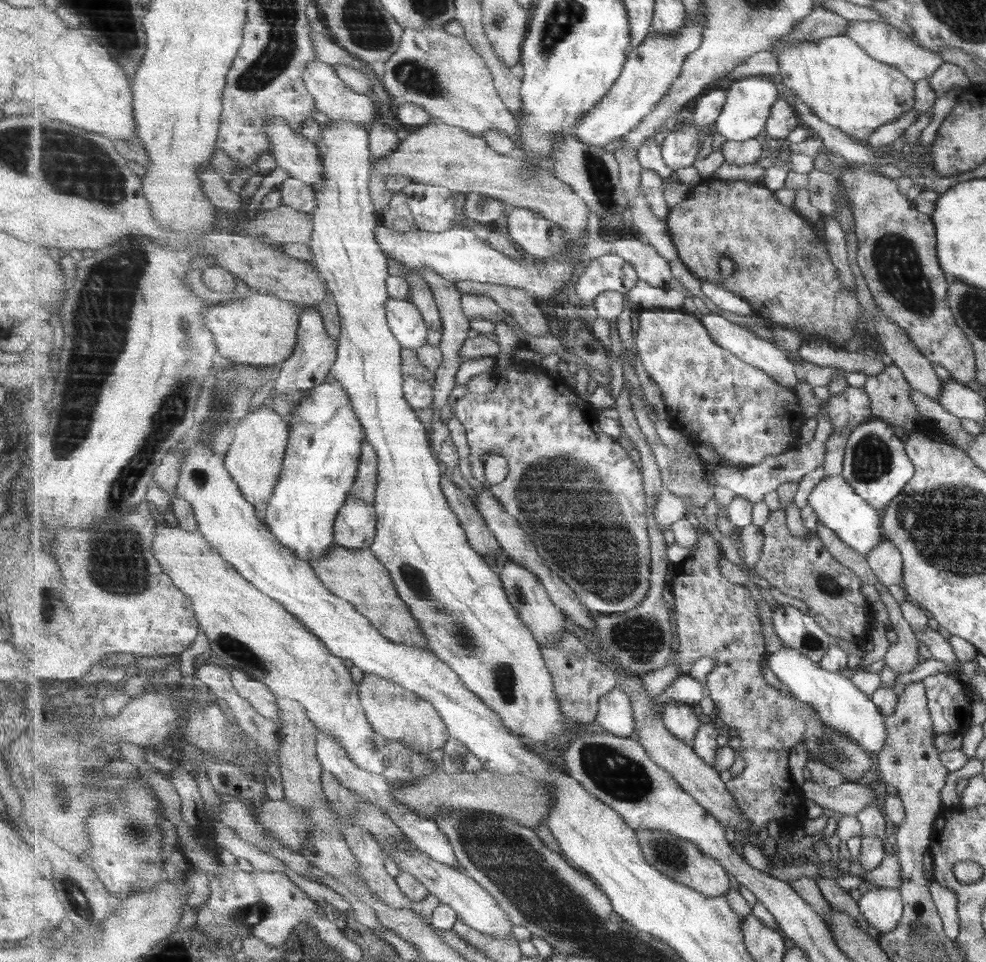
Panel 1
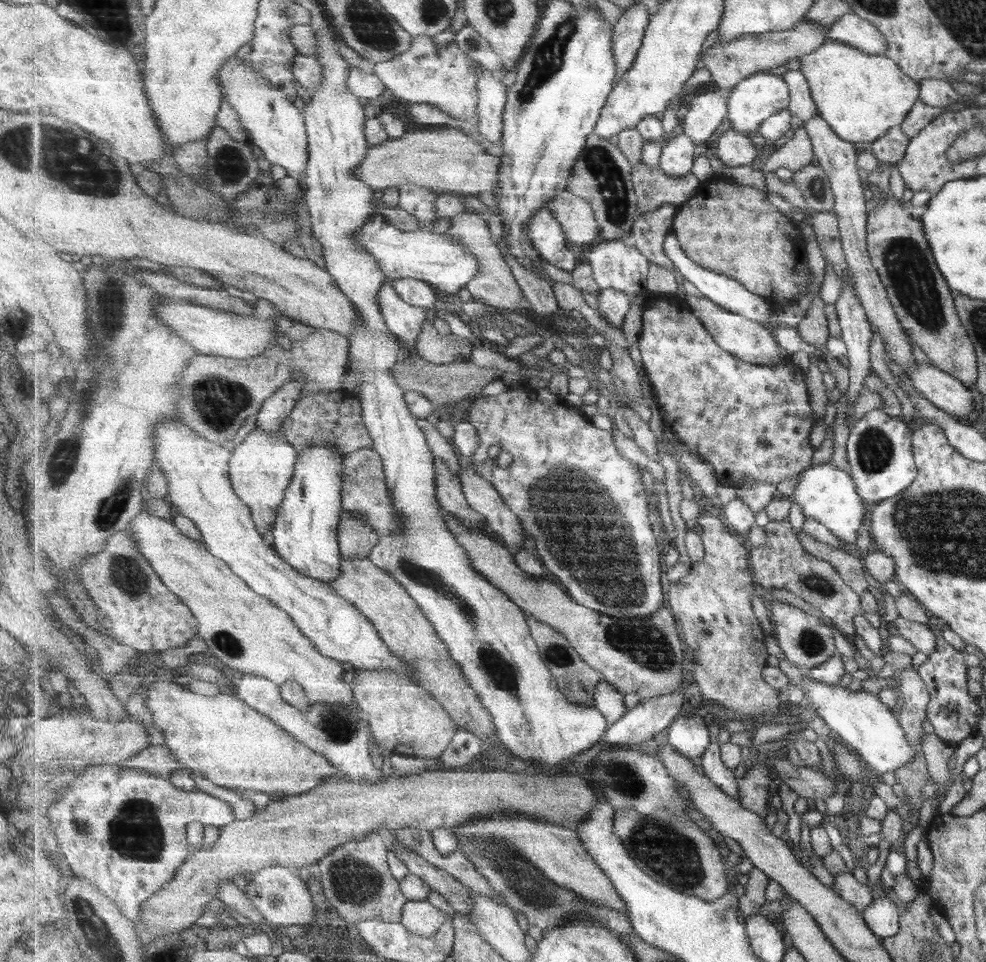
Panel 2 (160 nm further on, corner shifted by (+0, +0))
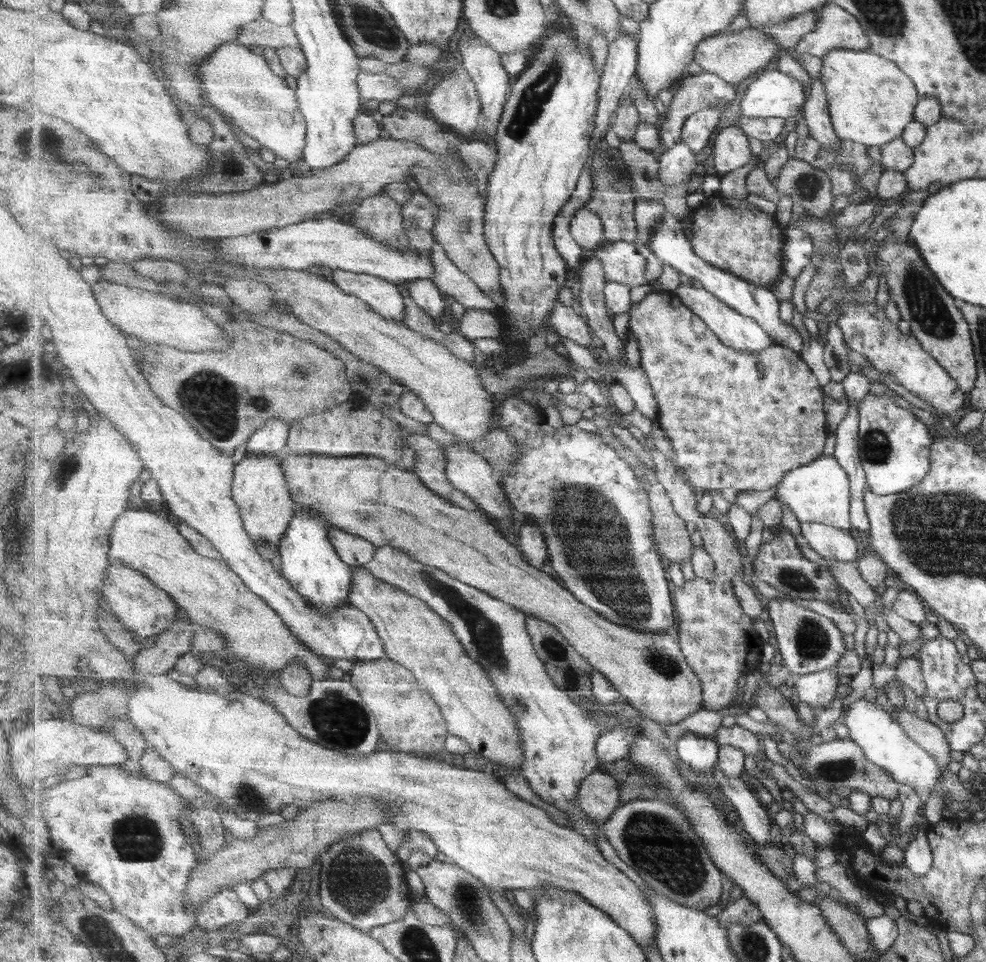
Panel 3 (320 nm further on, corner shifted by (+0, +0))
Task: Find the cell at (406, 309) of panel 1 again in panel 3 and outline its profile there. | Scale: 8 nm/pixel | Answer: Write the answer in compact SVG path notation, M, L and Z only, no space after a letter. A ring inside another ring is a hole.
M343 269L332 271L332 281L352 296L357 296L381 316L404 323L407 305L396 283L372 274L357 274Z

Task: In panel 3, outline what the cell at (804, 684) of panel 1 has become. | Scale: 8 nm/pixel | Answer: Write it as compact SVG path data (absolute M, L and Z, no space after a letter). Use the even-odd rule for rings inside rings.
M862 699L849 703L843 715L843 726L848 728L849 739L860 745L867 759L872 761L872 763L877 765L880 769L883 769L885 774L887 774L893 782L905 784L923 795L937 787L939 765L935 762L935 759L930 754L927 754L918 744L915 744L915 742L903 732L903 729L897 725L897 722L892 720L891 716L883 711L875 702L872 704Z

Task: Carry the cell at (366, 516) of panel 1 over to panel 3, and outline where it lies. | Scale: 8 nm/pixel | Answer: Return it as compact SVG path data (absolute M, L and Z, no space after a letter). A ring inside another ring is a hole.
M335 527L329 531L328 535L331 537L341 560L344 560L353 568L366 565L367 562L373 560L377 546L369 540Z

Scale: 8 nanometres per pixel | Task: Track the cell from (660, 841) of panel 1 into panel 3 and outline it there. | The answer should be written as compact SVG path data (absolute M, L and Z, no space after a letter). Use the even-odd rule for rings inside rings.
M659 799L627 801L601 825L601 830L618 856L656 892L700 910L721 900L724 872L712 861L691 820L674 804Z

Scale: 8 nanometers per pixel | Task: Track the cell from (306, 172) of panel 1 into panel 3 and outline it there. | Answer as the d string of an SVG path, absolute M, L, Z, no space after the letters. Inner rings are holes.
M239 42L225 43L198 66L198 74L204 84L205 98L220 112L226 113L249 137L258 141L264 148L270 149L275 157L289 162L291 167L294 167L297 161L304 160L308 124L301 112L296 89L289 88L285 79L271 70L263 55L255 54Z

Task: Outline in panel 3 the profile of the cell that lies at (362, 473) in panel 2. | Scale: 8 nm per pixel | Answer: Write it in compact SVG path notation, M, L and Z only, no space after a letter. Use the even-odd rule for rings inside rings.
M287 450L283 453L283 467L284 472L287 473L288 487L292 491L292 497L298 502L297 506L308 506L315 512L320 512L320 516L324 516L325 520L328 520L335 528L340 528L345 532L356 534L361 538L365 538L372 542L375 546L392 546L401 550L404 550L412 557L413 560L419 560L423 564L431 564L437 568L444 569L453 578L457 580L465 581L465 584L473 585L475 588L484 589L485 592L491 596L497 597L497 600L503 600L506 603L512 604L515 608L521 609L525 614L536 616L541 620L546 620L549 624L557 627L563 633L564 638L569 640L569 643L585 658L593 667L594 670L601 672L615 688L623 696L627 704L629 704L635 710L645 714L645 716L653 721L657 722L661 726L667 724L680 724L683 720L688 719L693 713L701 711L704 708L704 696L701 688L700 678L693 672L692 666L688 664L685 654L682 652L680 642L677 640L675 630L672 632L651 632L649 630L640 630L631 628L628 625L621 625L614 623L609 620L608 617L601 616L593 608L589 608L589 605L583 604L569 589L560 586L551 578L547 572L544 572L540 568L535 568L529 561L526 560L524 553L513 544L509 543L509 540L489 522L487 514L482 510L479 511L468 511L466 508L458 507L452 502L449 502L445 497L439 496L436 492L425 485L415 473L410 473L405 469L402 469L396 464L391 464L389 461L383 460L381 457L368 456L368 455L355 455L355 456L327 456L322 454L299 454L290 452Z

